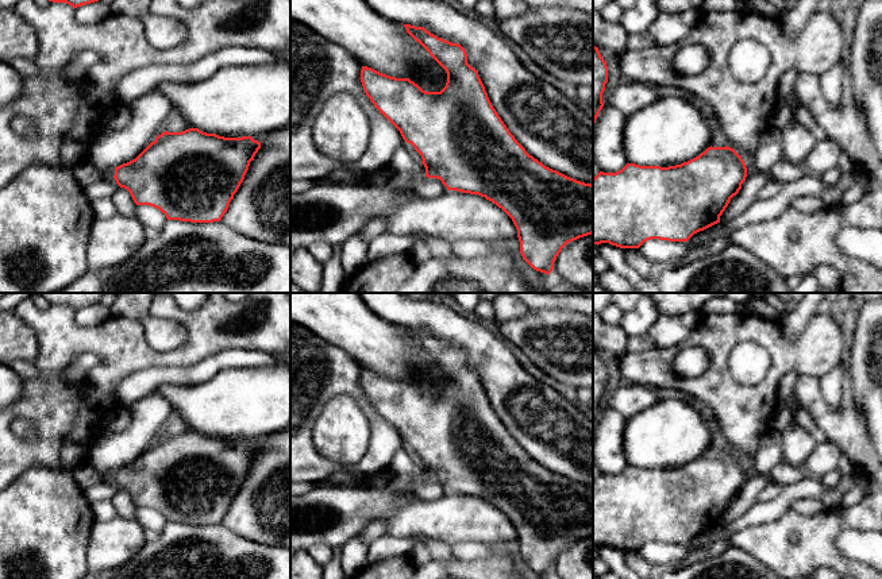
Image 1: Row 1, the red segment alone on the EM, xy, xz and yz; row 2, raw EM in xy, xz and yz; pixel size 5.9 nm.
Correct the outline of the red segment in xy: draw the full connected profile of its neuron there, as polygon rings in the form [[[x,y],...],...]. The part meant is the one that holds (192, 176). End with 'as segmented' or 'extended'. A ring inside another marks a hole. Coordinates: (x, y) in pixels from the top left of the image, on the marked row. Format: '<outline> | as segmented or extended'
[[[165,131],[135,159],[99,170],[127,189],[136,205],[154,206],[167,220],[213,223],[227,212],[259,148],[251,136]]] | extended

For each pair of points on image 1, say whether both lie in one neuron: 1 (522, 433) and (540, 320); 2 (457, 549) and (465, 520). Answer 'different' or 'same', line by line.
1: different
2: different

